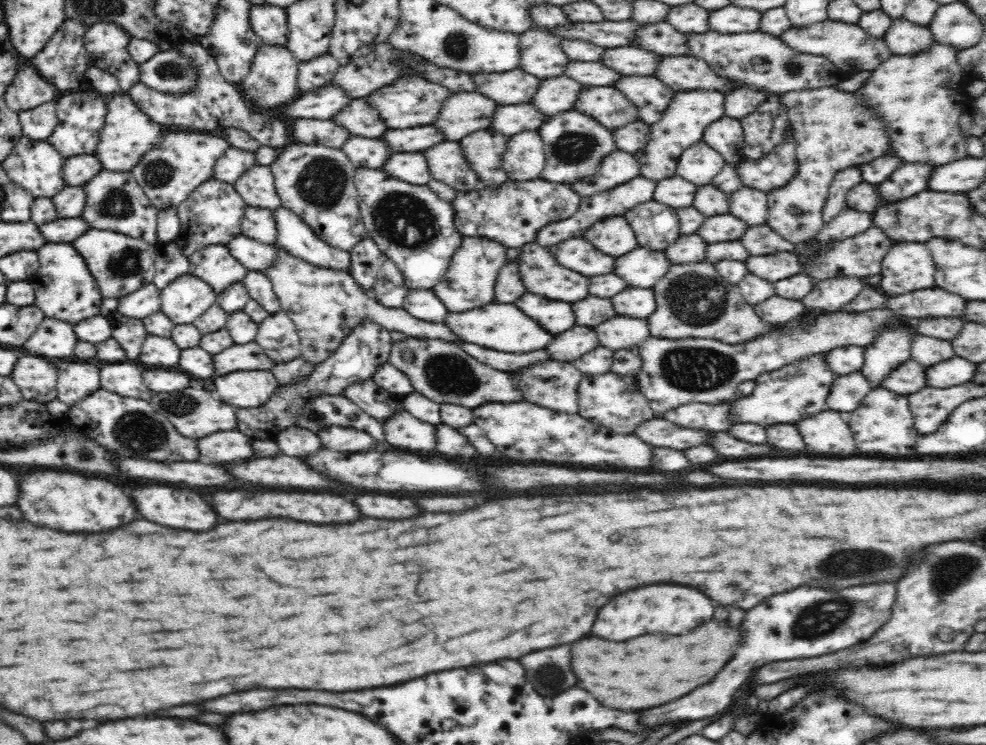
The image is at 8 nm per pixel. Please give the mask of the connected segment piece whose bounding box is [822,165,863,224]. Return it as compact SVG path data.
M857 165L848 167L836 174L829 188L827 202L822 206L822 221L829 223L841 210L847 207L846 198L848 191L856 184L862 183L862 175Z

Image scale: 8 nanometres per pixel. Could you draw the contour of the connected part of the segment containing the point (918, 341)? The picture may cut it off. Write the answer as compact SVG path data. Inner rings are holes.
M916 334L911 342L912 360L916 360L922 366L932 366L942 360L954 358L954 350L948 340L938 340L938 338Z

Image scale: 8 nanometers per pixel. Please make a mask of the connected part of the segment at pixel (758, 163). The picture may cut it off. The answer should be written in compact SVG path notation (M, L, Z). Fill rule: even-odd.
M790 124L784 133L784 140L762 158L744 158L730 163L737 171L743 187L767 193L782 188L797 174L796 141Z

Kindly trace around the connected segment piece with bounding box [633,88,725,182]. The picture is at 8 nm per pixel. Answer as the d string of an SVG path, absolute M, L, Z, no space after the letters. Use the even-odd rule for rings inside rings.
M698 88L698 90L674 91L662 118L648 125L650 134L646 138L644 148L633 153L638 161L639 175L654 182L676 175L676 166L683 150L700 142L704 128L724 115L724 97L718 90Z

